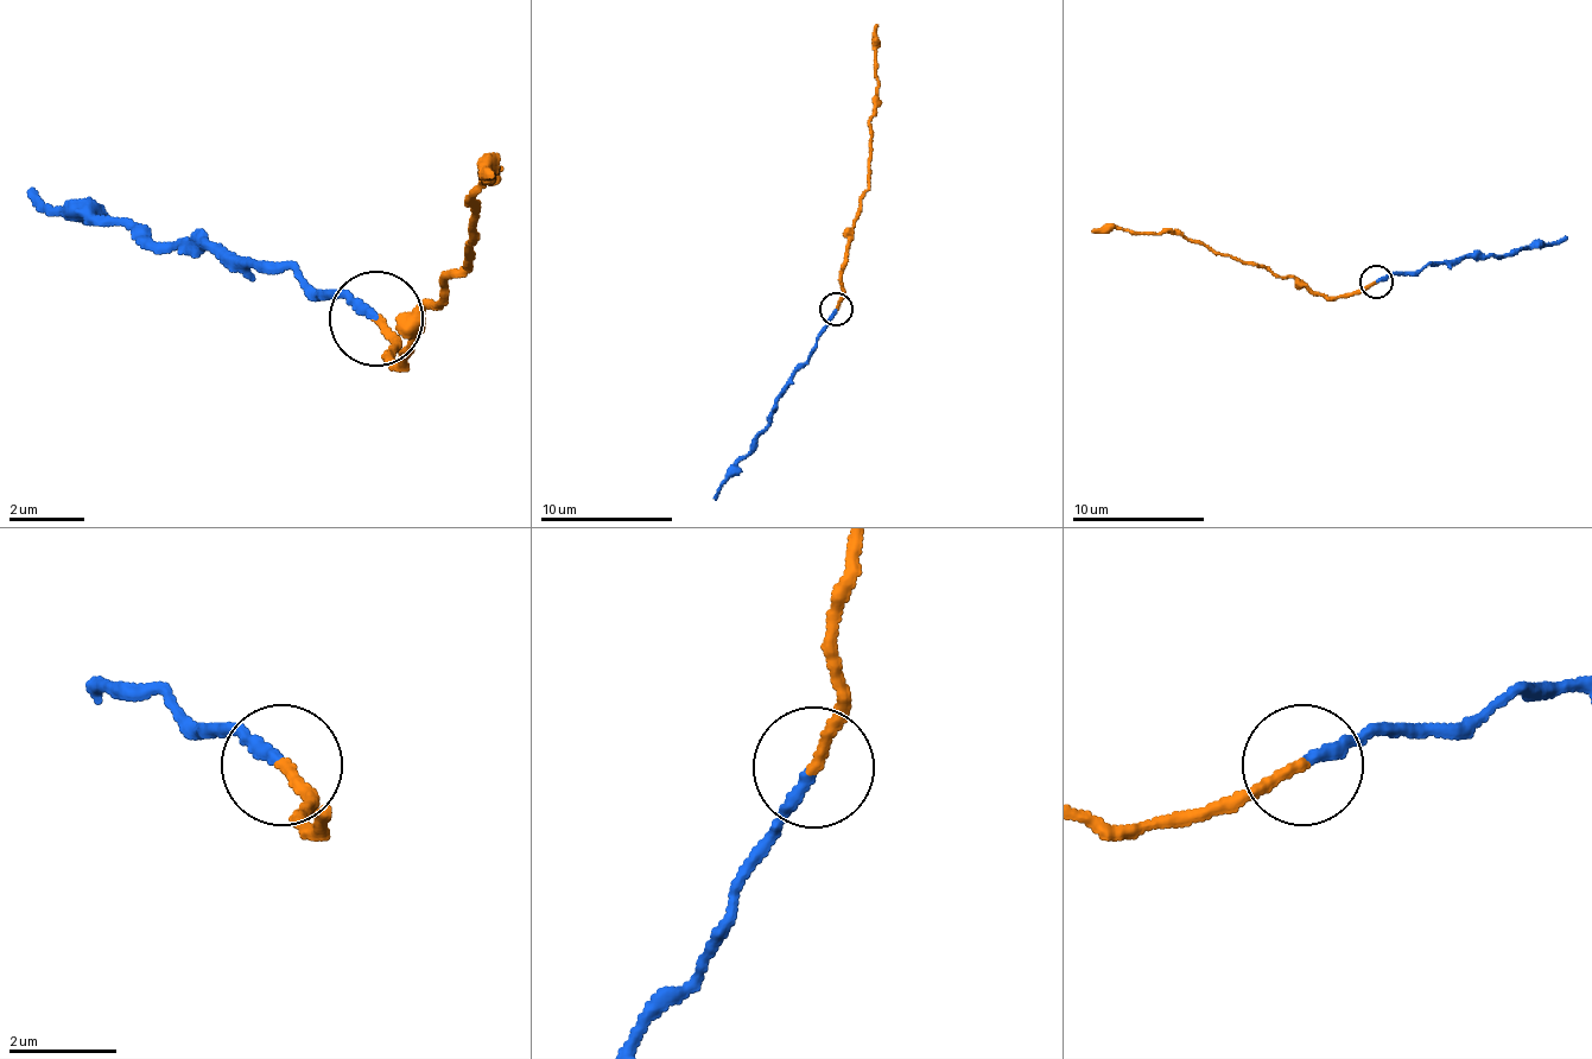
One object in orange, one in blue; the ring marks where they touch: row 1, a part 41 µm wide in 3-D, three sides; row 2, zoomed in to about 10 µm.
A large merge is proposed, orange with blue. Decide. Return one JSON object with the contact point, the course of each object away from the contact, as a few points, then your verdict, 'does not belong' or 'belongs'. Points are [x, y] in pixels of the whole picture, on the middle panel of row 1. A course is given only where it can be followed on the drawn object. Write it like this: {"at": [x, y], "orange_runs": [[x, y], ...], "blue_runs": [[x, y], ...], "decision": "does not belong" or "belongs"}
{"at": [836, 309], "orange_runs": [[837, 309], [844, 295], [844, 255], [867, 185], [870, 130], [876, 100], [876, 24]], "blue_runs": [[837, 309], [817, 348], [778, 401], [758, 444], [715, 500]], "decision": "does not belong"}

